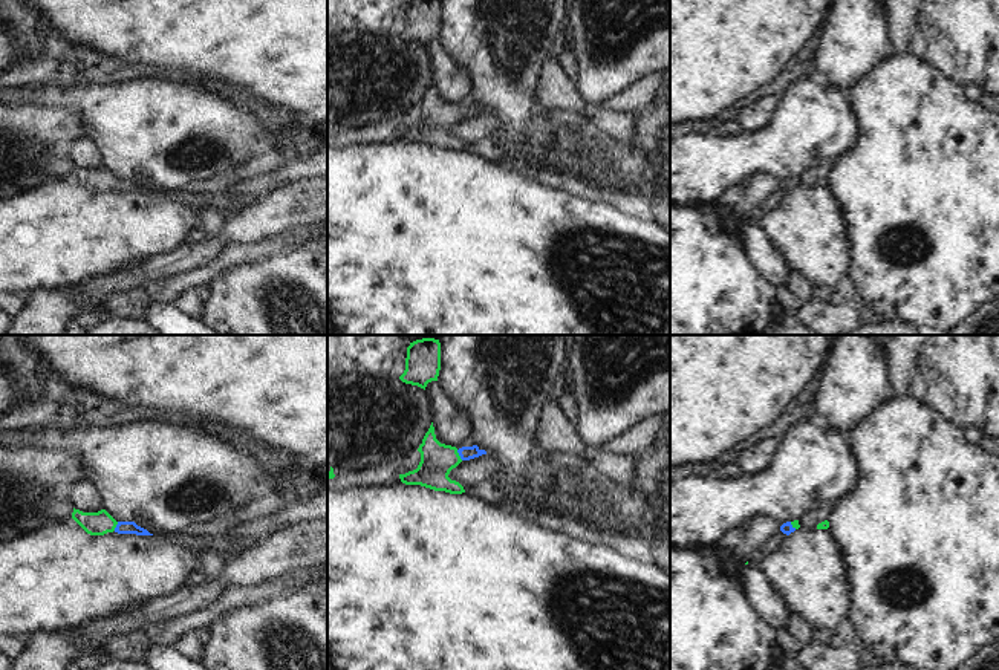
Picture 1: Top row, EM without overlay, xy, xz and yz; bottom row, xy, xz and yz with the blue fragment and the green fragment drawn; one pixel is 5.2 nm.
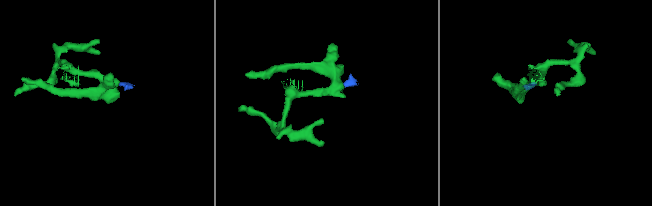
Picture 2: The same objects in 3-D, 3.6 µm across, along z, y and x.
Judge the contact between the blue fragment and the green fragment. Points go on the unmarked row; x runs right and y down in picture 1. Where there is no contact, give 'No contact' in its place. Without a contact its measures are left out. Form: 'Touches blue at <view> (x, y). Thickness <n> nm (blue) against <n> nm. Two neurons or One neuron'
Touches blue at xz (459, 112). Thickness 70 nm (blue) against 180 nm. One neuron.

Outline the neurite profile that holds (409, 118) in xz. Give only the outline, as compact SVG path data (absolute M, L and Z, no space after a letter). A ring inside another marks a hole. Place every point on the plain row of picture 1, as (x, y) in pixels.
M412 107L392 115L390 119L393 121L395 128L398 132L396 139L401 139L399 136L401 132L405 132L418 125L421 119L421 110L418 107Z

